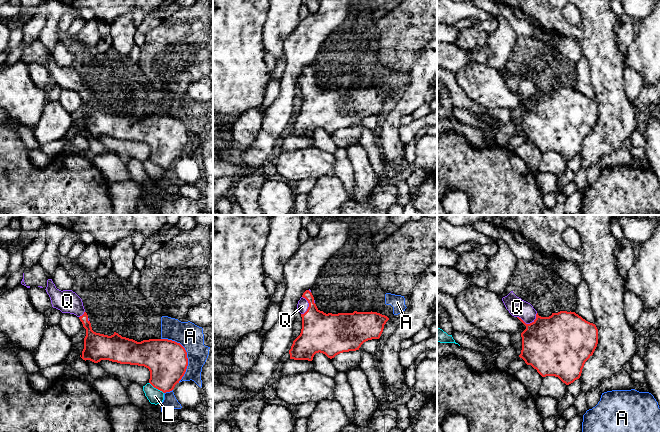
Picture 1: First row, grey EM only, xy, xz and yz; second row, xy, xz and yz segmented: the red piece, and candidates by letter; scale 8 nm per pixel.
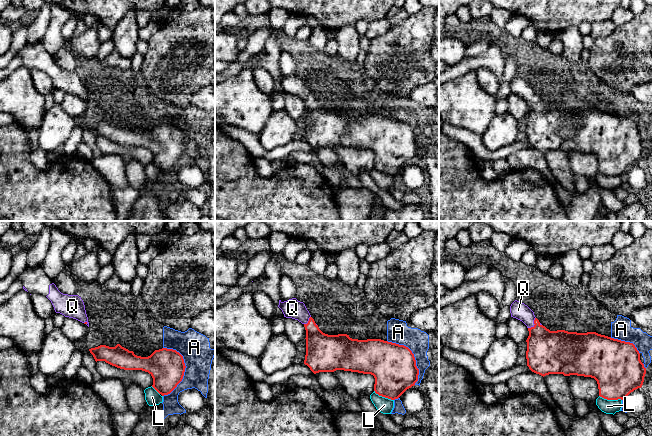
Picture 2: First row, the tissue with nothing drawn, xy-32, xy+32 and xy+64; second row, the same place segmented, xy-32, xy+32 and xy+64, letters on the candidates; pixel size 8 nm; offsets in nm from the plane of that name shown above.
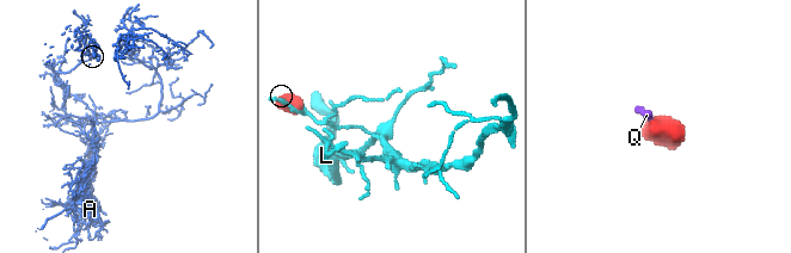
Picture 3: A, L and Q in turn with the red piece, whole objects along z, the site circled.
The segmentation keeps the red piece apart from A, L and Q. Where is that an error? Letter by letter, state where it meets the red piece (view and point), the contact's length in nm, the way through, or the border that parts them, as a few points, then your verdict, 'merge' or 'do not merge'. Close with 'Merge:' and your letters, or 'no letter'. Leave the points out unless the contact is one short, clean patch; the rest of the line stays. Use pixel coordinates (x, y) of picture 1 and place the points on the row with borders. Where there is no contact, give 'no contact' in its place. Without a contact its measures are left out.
A: xy (186, 354) | 380 nm | do not merge
L: xy (156, 388) | 150 nm | do not merge
Q: yz (528, 324) | 170 nm | across yz (551, 345), (528, 324), (528, 318), (517, 307) | merge
Merge: Q

